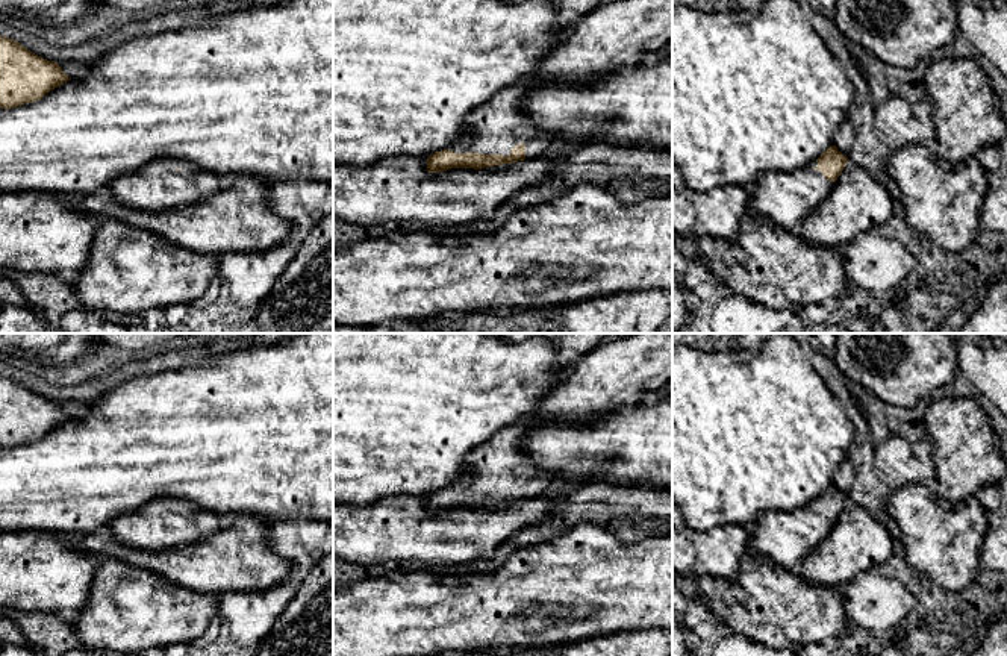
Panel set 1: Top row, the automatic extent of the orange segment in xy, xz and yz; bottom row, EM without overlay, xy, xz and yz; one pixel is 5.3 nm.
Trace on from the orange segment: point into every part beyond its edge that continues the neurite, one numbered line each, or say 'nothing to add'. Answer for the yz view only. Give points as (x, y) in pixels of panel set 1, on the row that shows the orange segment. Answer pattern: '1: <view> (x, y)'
1: yz (786, 199)

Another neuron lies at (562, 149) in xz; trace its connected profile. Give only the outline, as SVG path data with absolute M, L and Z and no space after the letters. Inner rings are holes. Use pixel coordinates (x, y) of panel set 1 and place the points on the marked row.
M572 141L572 142L556 142L554 144L554 153L559 156L568 158L572 153L578 152L586 144L583 141Z

